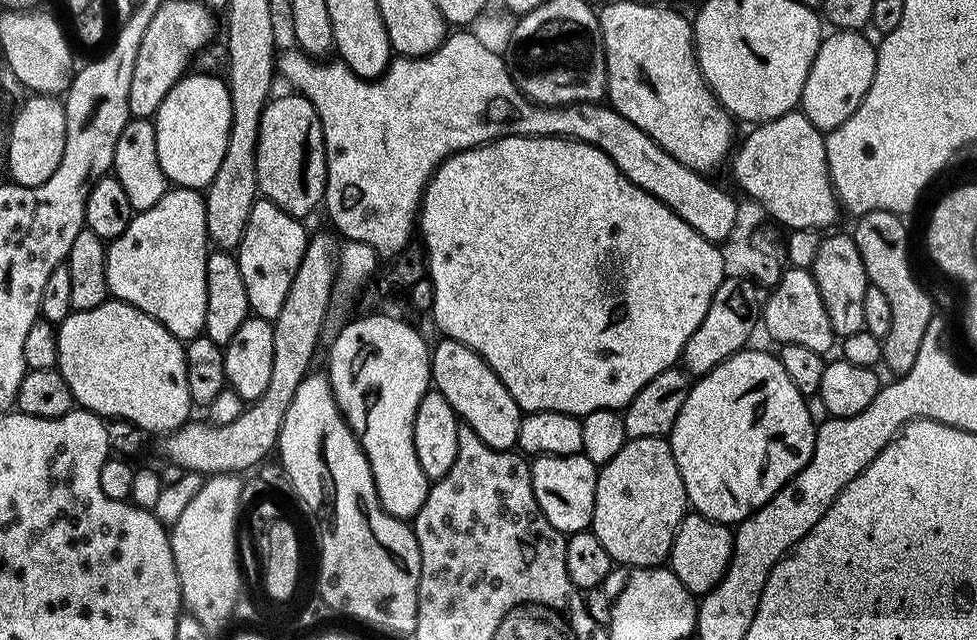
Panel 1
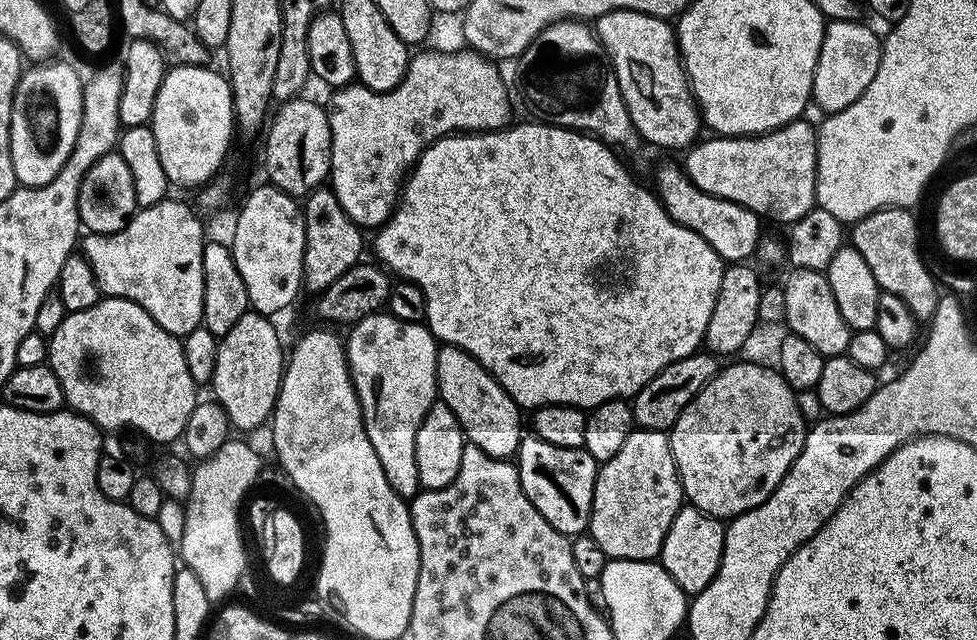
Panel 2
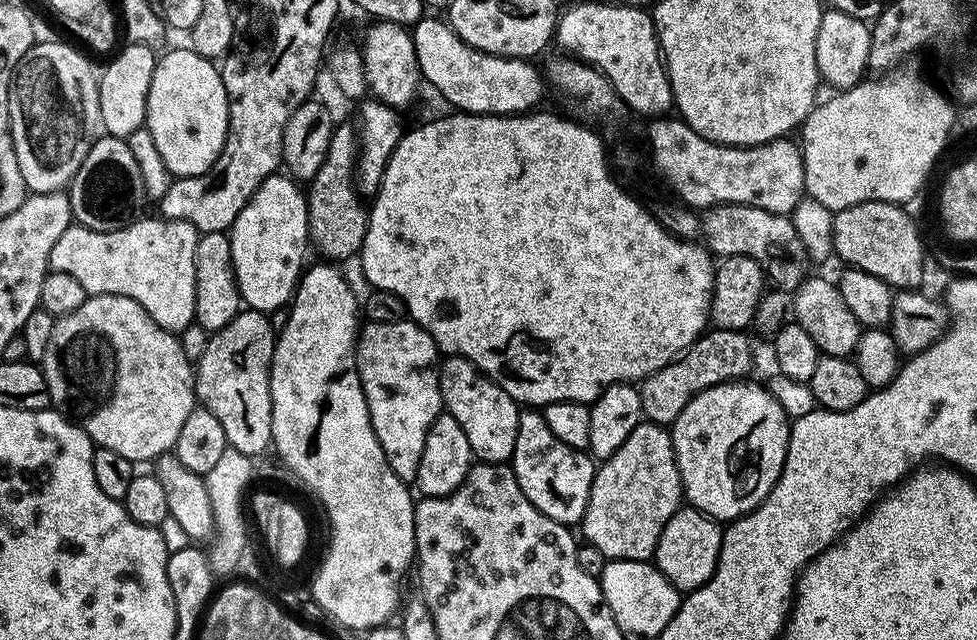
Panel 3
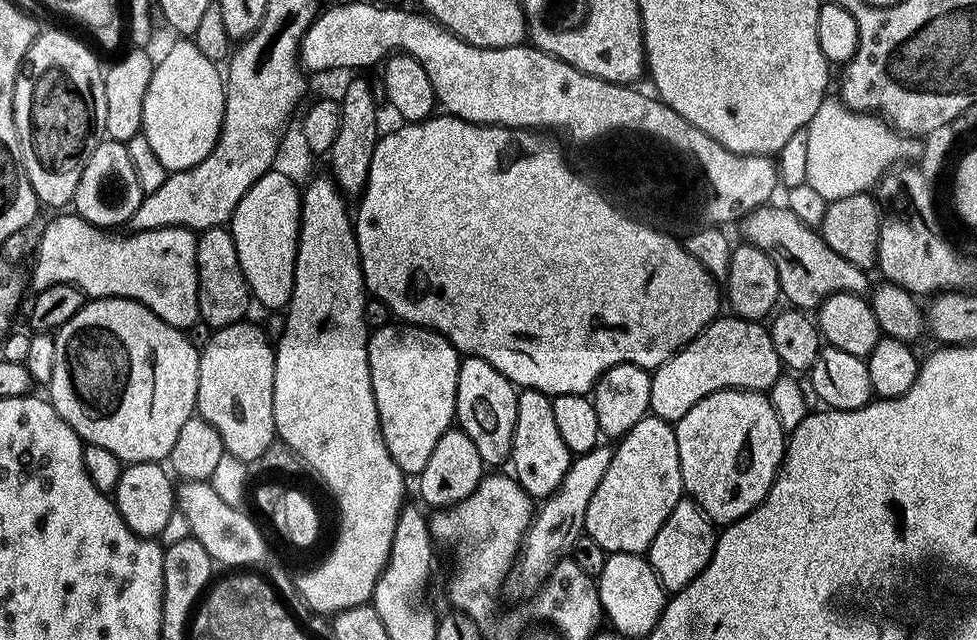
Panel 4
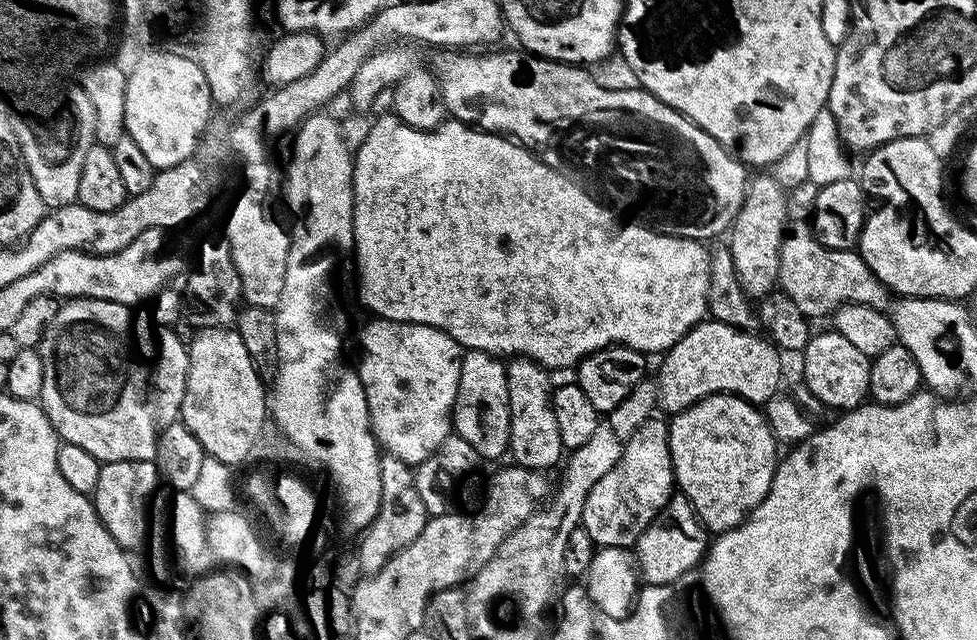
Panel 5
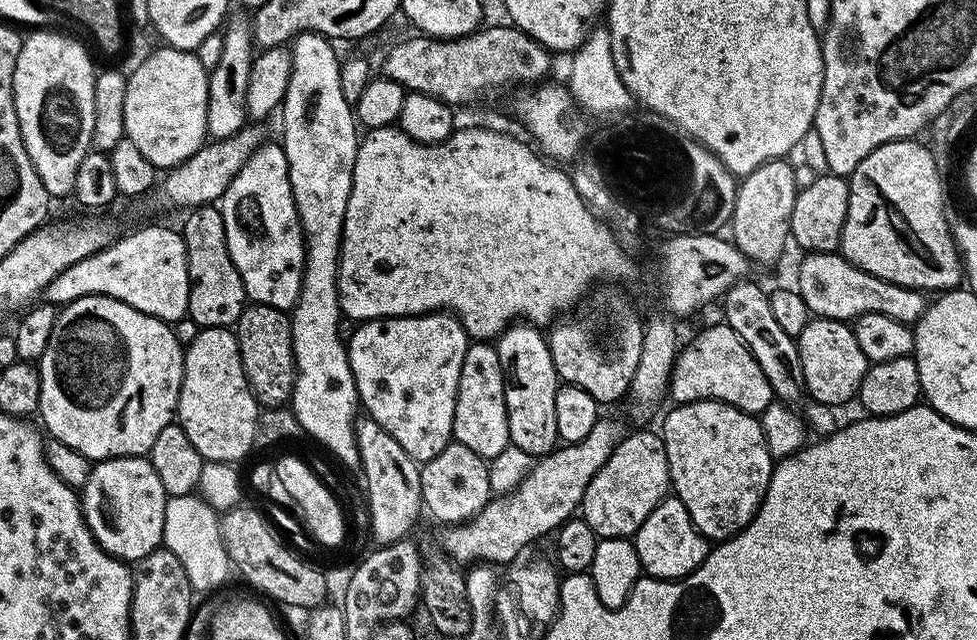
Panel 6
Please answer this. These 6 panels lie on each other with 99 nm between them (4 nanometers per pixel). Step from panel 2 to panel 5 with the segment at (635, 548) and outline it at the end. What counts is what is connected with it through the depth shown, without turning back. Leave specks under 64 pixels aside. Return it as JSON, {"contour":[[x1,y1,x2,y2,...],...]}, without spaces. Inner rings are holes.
{"contour":[[655,414,639,423,622,458,590,491,580,523,597,546,631,549,681,491,672,425]]}

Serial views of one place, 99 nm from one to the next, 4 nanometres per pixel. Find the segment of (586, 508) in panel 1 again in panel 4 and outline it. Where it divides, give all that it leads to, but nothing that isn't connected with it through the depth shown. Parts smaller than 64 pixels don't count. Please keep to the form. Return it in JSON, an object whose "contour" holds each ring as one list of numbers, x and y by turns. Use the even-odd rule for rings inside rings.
{"contour":[[533,388,523,389,518,395,518,418,514,422,510,457,510,468,516,481,533,498,549,497,558,490,573,459,566,442,562,442,562,434,558,434,552,397]]}

